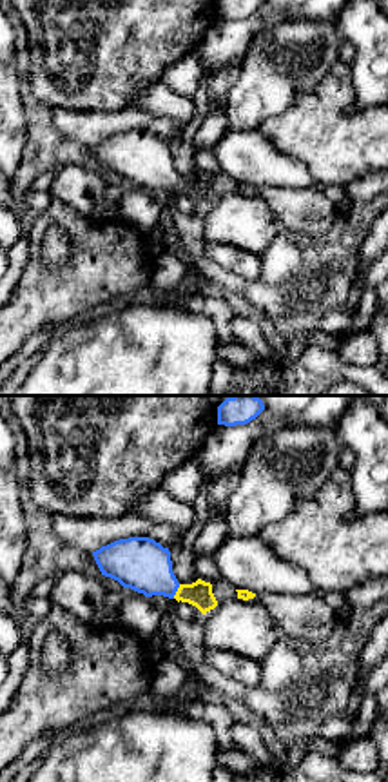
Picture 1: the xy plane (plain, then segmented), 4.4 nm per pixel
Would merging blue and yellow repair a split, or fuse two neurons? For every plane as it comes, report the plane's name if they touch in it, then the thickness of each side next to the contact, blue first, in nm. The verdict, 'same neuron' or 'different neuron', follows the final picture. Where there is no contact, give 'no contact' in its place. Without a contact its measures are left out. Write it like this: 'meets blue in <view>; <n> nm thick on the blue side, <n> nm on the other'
meets blue in xy; 240 nm thick on the blue side, 120 nm on the other

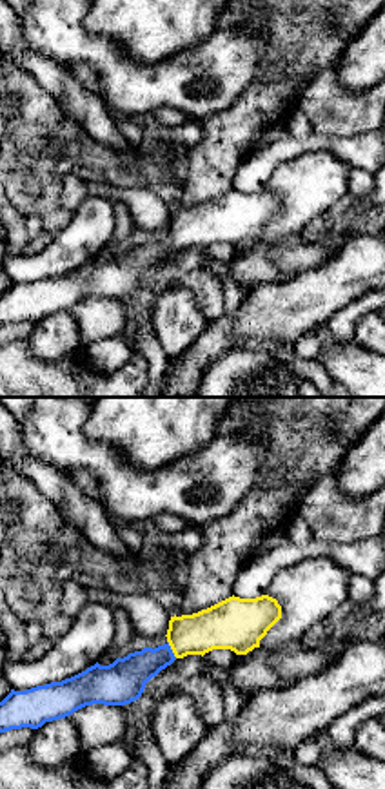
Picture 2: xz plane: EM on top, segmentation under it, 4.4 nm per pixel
meets blue in xz; 190 nm thick on the blue side, 200 nm on the other

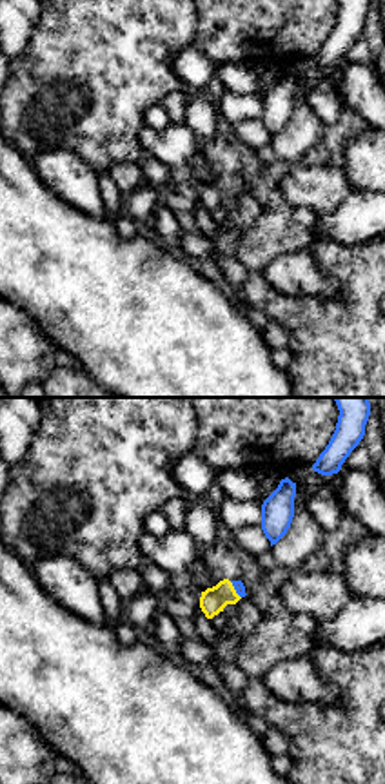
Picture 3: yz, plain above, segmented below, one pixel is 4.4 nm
meets blue in yz; 50 nm thick on the blue side, 120 nm on the other

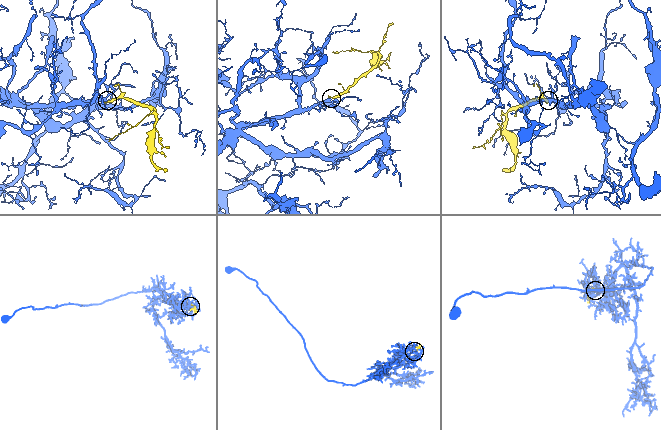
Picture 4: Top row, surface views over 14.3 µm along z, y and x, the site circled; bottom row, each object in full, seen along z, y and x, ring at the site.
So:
same neuron

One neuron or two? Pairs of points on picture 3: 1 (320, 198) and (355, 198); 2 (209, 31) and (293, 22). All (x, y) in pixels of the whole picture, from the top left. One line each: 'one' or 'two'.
1: two
2: one

